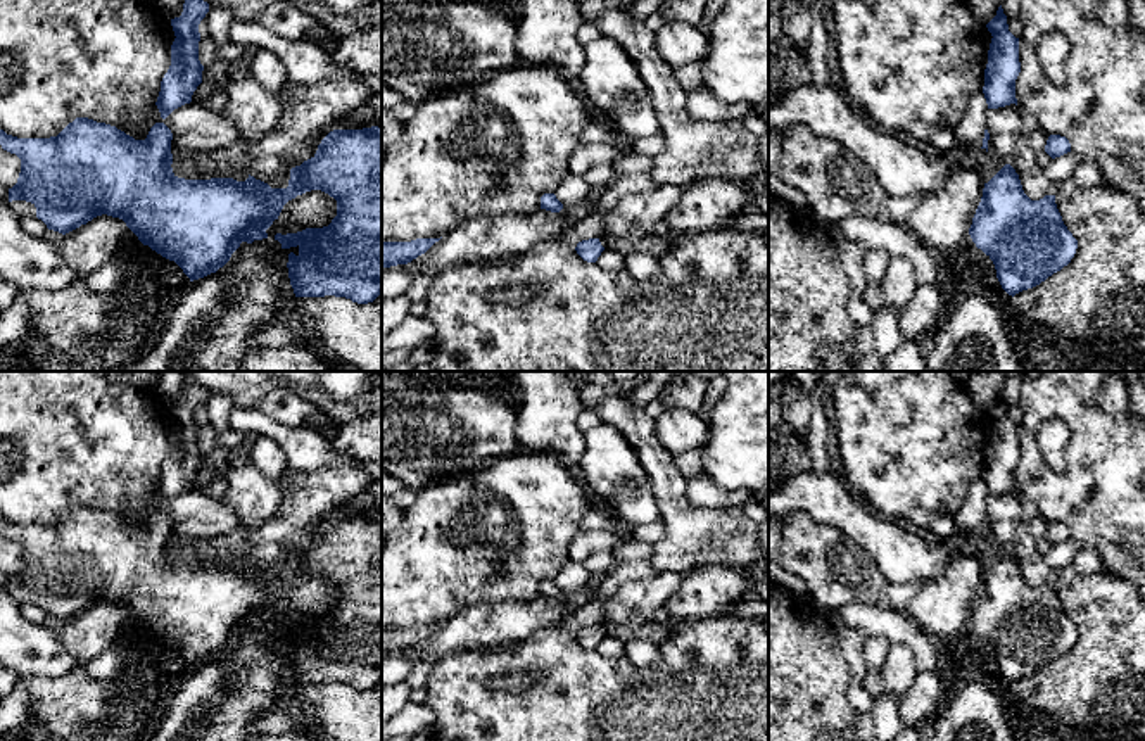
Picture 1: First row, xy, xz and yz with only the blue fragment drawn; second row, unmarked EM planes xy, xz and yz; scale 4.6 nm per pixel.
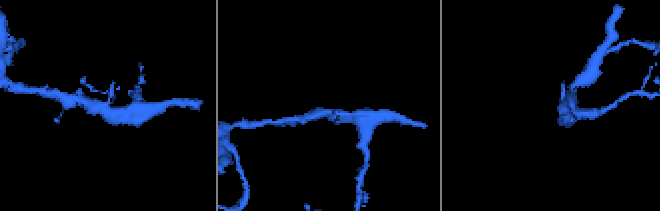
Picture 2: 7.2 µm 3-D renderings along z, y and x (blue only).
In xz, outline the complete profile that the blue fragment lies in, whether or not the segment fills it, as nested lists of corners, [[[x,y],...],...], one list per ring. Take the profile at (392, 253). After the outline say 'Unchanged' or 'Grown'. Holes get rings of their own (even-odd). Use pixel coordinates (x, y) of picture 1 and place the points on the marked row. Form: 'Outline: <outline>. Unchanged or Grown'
Outline: [[[416,238],[411,242],[382,242],[382,269],[408,264],[425,254],[440,238]]]. Unchanged

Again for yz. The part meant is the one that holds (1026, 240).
Outline: [[[1010,164],[984,183],[969,235],[993,261],[1002,288],[1012,297],[1060,271],[1078,249],[1055,195],[1031,200]]]. Unchanged

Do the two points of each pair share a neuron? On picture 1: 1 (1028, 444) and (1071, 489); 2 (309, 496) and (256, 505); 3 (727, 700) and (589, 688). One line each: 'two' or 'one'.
1: one
2: two
3: one

